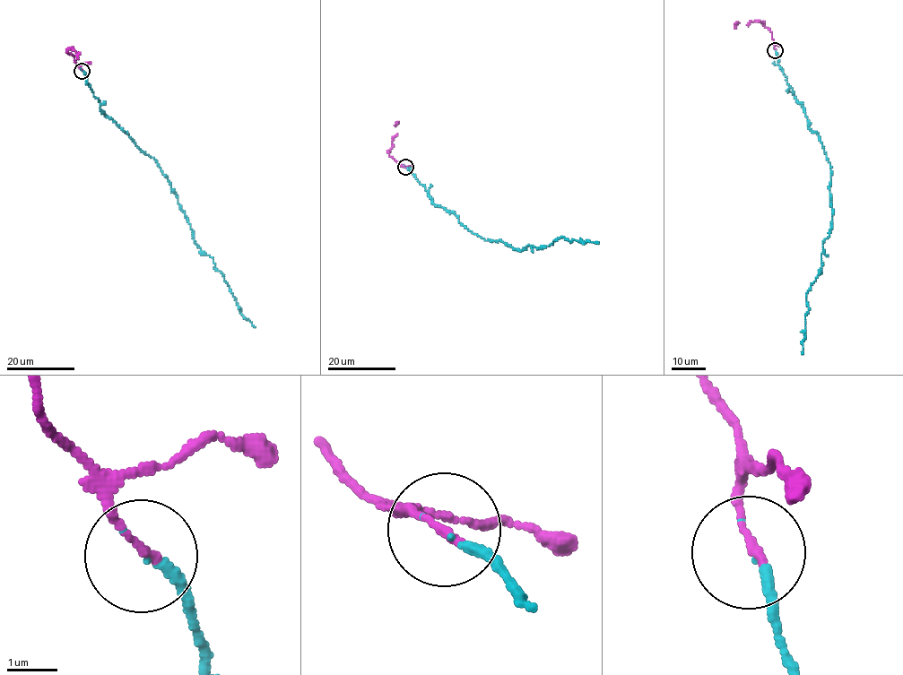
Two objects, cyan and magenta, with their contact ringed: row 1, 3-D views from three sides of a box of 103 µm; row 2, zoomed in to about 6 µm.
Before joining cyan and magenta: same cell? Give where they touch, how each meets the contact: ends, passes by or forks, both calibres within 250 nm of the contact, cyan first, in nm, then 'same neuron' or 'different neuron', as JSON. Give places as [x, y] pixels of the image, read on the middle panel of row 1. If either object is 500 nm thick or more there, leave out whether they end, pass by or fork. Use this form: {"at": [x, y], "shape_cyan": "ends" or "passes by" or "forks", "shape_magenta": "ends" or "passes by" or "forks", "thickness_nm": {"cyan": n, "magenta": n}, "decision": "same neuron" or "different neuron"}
{"at": [405, 167], "shape_cyan": "ends", "shape_magenta": "ends", "thickness_nm": {"cyan": 190, "magenta": 170}, "decision": "same neuron"}

